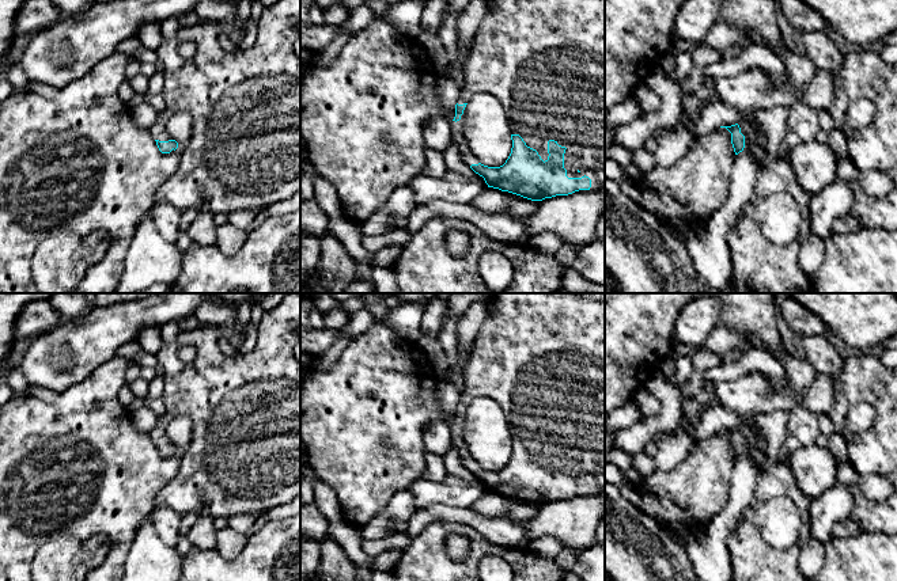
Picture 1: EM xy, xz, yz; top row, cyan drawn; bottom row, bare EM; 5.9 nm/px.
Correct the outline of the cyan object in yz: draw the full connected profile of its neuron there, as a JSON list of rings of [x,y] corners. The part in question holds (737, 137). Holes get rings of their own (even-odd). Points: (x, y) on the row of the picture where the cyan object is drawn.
[[[739,119],[735,125],[731,126],[720,126],[726,128],[731,133],[731,144],[734,148],[735,155],[743,151],[745,148],[745,136],[748,134],[749,129],[754,125]]]

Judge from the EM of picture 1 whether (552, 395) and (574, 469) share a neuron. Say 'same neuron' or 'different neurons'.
same neuron

